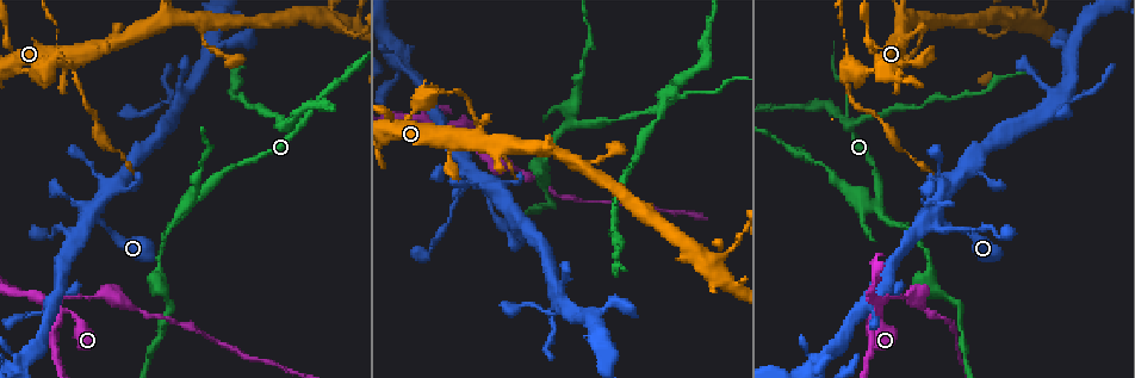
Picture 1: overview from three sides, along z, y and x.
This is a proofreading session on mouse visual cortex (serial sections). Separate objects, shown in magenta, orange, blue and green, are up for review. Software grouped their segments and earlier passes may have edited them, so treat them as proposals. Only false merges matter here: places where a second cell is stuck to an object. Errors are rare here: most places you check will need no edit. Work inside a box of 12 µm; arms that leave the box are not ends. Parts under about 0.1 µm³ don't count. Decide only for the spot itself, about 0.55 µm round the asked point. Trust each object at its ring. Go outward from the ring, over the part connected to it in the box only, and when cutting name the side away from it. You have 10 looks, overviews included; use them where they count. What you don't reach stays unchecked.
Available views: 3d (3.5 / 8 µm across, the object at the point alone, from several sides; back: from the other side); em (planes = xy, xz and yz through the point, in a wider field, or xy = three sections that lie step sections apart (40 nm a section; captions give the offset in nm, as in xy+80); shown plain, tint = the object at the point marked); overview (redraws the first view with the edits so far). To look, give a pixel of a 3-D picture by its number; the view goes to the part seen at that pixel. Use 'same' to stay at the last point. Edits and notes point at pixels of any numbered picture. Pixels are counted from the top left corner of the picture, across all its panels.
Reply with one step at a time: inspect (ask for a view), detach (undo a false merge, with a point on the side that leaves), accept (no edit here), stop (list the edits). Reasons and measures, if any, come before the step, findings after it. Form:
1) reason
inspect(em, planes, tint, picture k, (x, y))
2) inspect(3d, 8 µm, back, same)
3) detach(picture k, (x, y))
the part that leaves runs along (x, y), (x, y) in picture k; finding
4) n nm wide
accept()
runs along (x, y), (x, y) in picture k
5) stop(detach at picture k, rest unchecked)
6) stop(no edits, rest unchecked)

inspect(3d, 3.5 µm, picture 1, (935, 209))

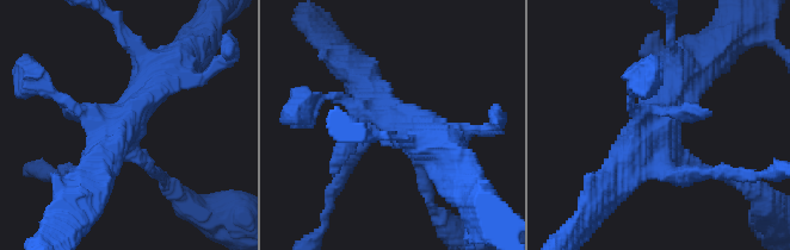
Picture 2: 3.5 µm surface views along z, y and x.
inspect(em, planes, tint, picture 2, (127, 127))

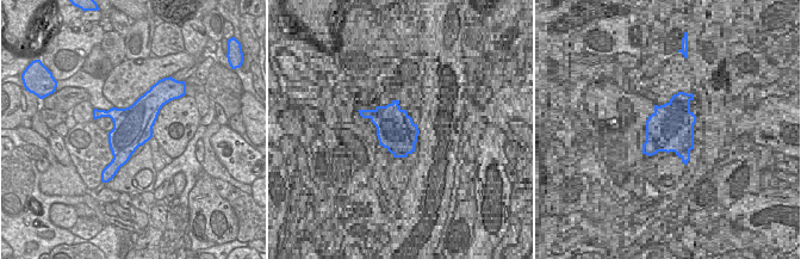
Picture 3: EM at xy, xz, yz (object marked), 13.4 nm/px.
accept()
runs along (716, 170), (691, 167), (661, 126), (679, 68) in picture 2; one cell here

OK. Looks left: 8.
two arms in line, one across
inspect(3d, 8 µm, picture 1, (196, 203))

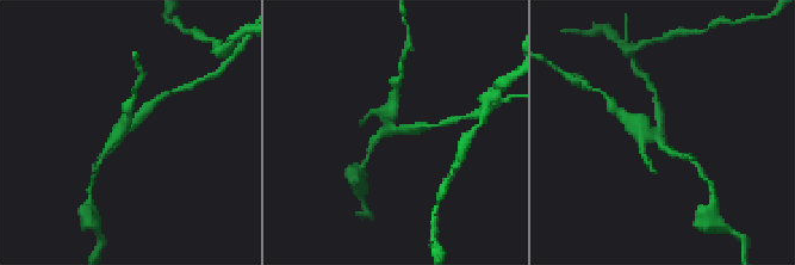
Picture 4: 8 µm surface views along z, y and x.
zoom in
inspect(3d, 3.5 µm, picture 4, (660, 132))

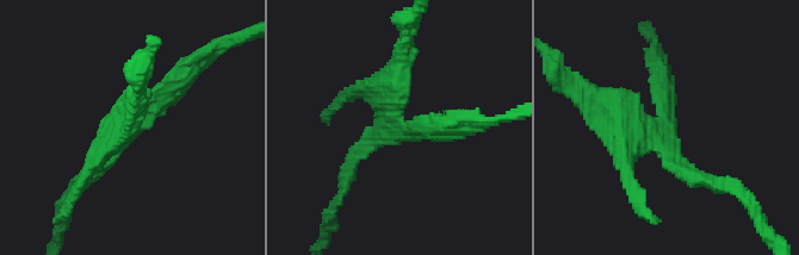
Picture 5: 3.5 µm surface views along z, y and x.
need the tissue
inspect(em, xy, step 1, tint, picture 5, (663, 128))

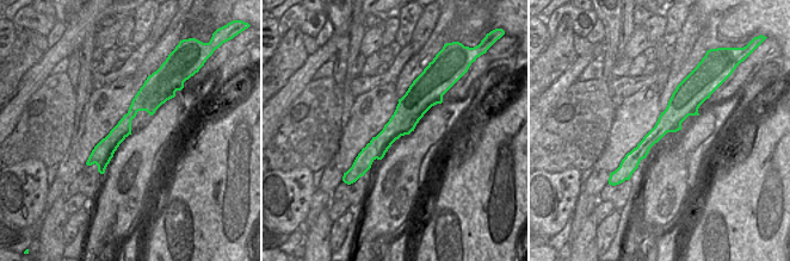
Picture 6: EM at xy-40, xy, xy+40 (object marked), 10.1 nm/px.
detach(picture 5, (619, 145))
the part that leaves runs along (654, 124), (639, 128), (565, 80) in picture 5; two cells meet here

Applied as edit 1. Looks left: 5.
see it whole again
inspect(overview)

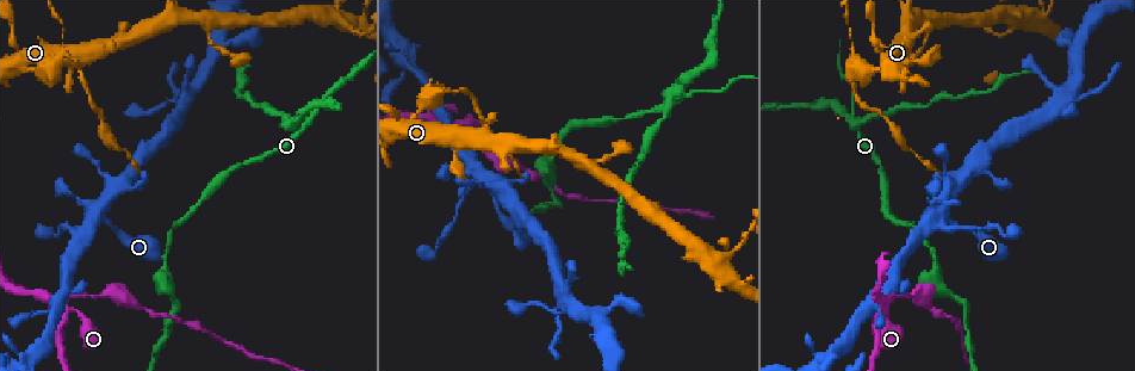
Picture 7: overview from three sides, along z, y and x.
abrupt turn
inspect(3d, 3.5 µm, picture 7, (886, 310))

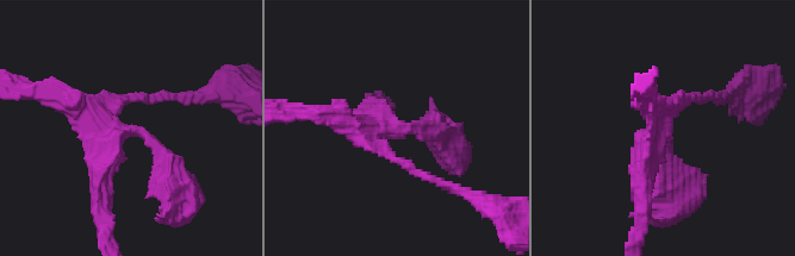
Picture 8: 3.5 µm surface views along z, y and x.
arms of 150, 200, 250, 300 nm
detach(picture 8, (153, 98))
the part that leaves runs along (118, 104), (217, 89) in picture 8; two cells meet here

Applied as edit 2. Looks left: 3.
branch point
inspect(3d, 3.5 µm, picture 7, (851, 56))

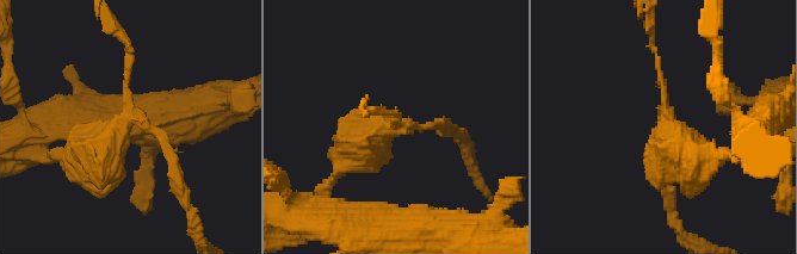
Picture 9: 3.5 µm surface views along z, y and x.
3 arms; arms of 100, 100, 500 nm; shape alone is not enough
inspect(em, planes, tint, picture 9, (400, 125))

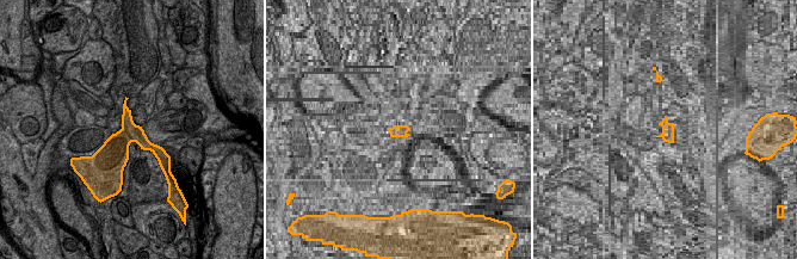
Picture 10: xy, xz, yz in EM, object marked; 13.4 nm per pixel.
accept()
runs along (344, 160), (377, 129), (446, 123) in picture 9; continuous, no second cell

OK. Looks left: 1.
stop(detach at picture 5, detach at picture 8, rest unchecked)

